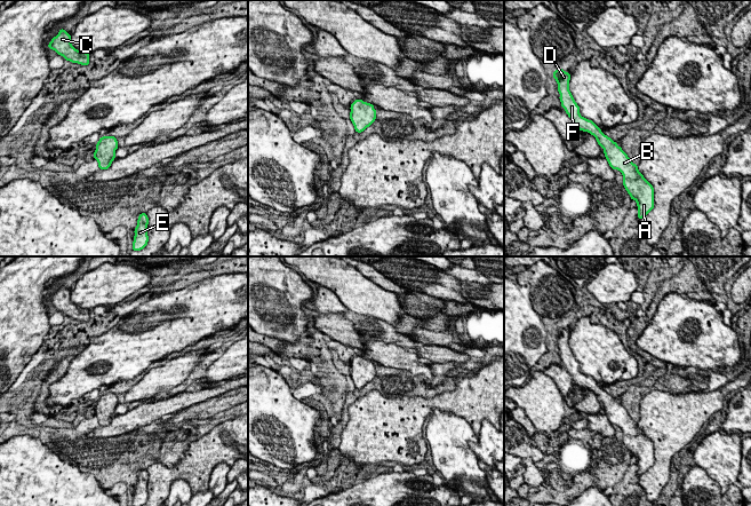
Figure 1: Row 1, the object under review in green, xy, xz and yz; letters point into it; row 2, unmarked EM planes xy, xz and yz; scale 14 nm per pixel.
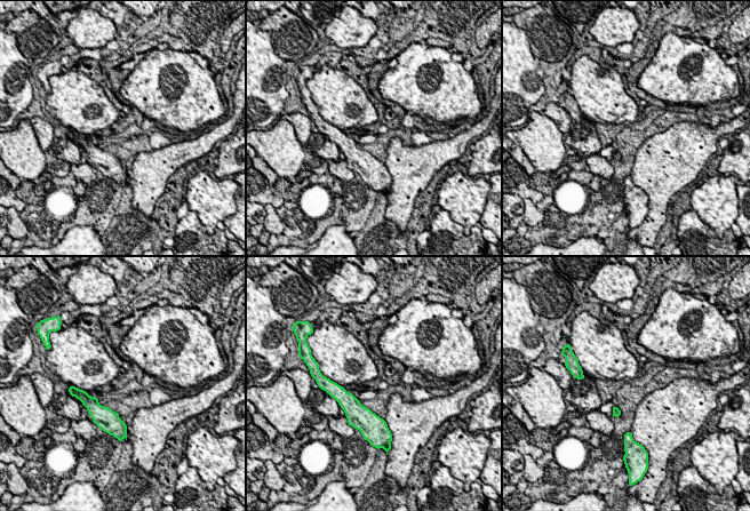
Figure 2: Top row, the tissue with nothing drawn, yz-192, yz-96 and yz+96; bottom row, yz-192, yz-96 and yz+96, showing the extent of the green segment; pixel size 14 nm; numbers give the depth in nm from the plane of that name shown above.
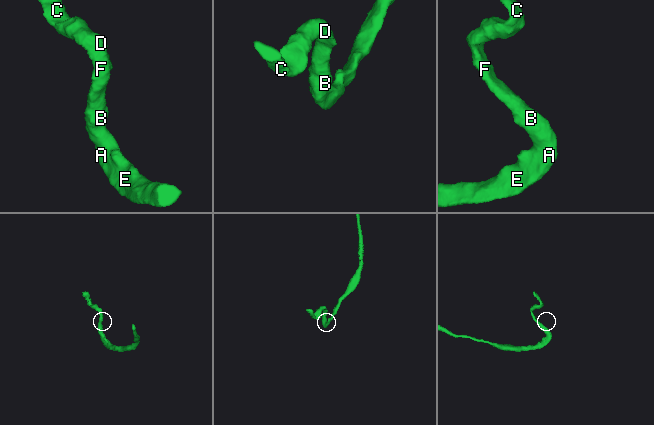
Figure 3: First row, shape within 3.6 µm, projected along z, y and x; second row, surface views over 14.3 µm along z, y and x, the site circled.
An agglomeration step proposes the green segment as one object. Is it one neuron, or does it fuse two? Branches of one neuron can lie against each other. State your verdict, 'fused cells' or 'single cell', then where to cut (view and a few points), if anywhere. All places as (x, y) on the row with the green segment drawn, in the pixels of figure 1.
single cell; cut none

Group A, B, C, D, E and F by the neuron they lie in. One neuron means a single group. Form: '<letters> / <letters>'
A B C D E F

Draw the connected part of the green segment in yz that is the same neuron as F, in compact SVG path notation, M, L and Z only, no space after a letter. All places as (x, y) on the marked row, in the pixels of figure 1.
M558 68L553 73L558 84L561 106L572 119L573 125L580 131L593 135L604 149L605 158L613 169L618 169L623 175L623 185L631 199L637 201L638 219L642 219L654 208L654 188L639 172L638 166L632 163L628 155L610 137L605 135L601 129L592 121L580 114L580 106L575 102L569 90L569 72Z

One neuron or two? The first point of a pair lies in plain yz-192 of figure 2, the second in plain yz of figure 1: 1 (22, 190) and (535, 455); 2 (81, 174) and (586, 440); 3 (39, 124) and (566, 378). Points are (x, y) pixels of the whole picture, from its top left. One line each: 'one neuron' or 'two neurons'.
1: two neurons
2: two neurons
3: one neuron

